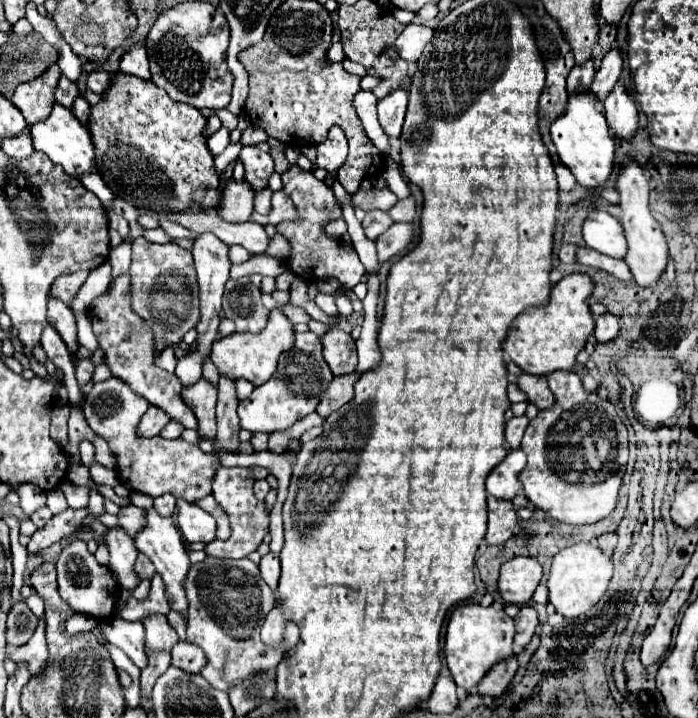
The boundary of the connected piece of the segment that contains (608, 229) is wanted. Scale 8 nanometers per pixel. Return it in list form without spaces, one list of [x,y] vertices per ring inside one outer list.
[[[592,211],[584,221],[582,235],[586,247],[622,259],[626,255],[626,237],[622,233],[622,223],[606,211]]]

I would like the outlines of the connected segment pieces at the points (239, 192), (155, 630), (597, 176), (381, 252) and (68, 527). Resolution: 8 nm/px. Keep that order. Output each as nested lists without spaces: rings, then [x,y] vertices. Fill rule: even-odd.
[[[228,179],[220,197],[218,215],[226,223],[248,221],[254,211],[254,191],[246,181]]]
[[[150,615],[142,623],[146,629],[146,651],[148,653],[172,651],[172,647],[180,641],[176,631],[168,625],[166,615]]]
[[[590,93],[568,99],[566,113],[550,125],[550,135],[560,155],[560,161],[572,171],[572,175],[582,187],[586,189],[604,187],[614,169],[614,141],[610,137],[610,129],[604,119],[604,113],[600,111],[600,105]]]
[[[394,223],[386,233],[382,233],[382,237],[378,237],[374,241],[380,263],[402,255],[408,249],[412,237],[414,237],[414,233],[412,233],[410,223]]]
[[[66,509],[64,513],[54,515],[52,521],[44,529],[38,529],[32,535],[32,539],[26,547],[28,553],[38,553],[56,541],[62,541],[66,535],[70,535],[78,527],[82,527],[84,525],[82,519],[86,519],[86,517],[88,517],[88,509]]]

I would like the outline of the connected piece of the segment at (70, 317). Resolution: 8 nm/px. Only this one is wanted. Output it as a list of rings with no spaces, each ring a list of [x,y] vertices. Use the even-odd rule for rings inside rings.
[[[50,297],[50,301],[48,301],[48,325],[60,333],[60,337],[66,341],[70,353],[76,353],[76,349],[78,349],[76,317],[68,305],[62,305],[62,301],[58,301],[54,297]]]

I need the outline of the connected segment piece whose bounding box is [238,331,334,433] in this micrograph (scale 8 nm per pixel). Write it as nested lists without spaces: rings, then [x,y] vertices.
[[[312,331],[298,333],[298,345],[282,353],[274,377],[270,377],[270,381],[256,387],[248,399],[240,401],[238,405],[240,427],[252,433],[256,431],[272,433],[272,431],[282,431],[292,427],[296,421],[316,411],[320,395],[328,389],[332,379],[334,375],[322,357],[320,337],[314,335]]]

